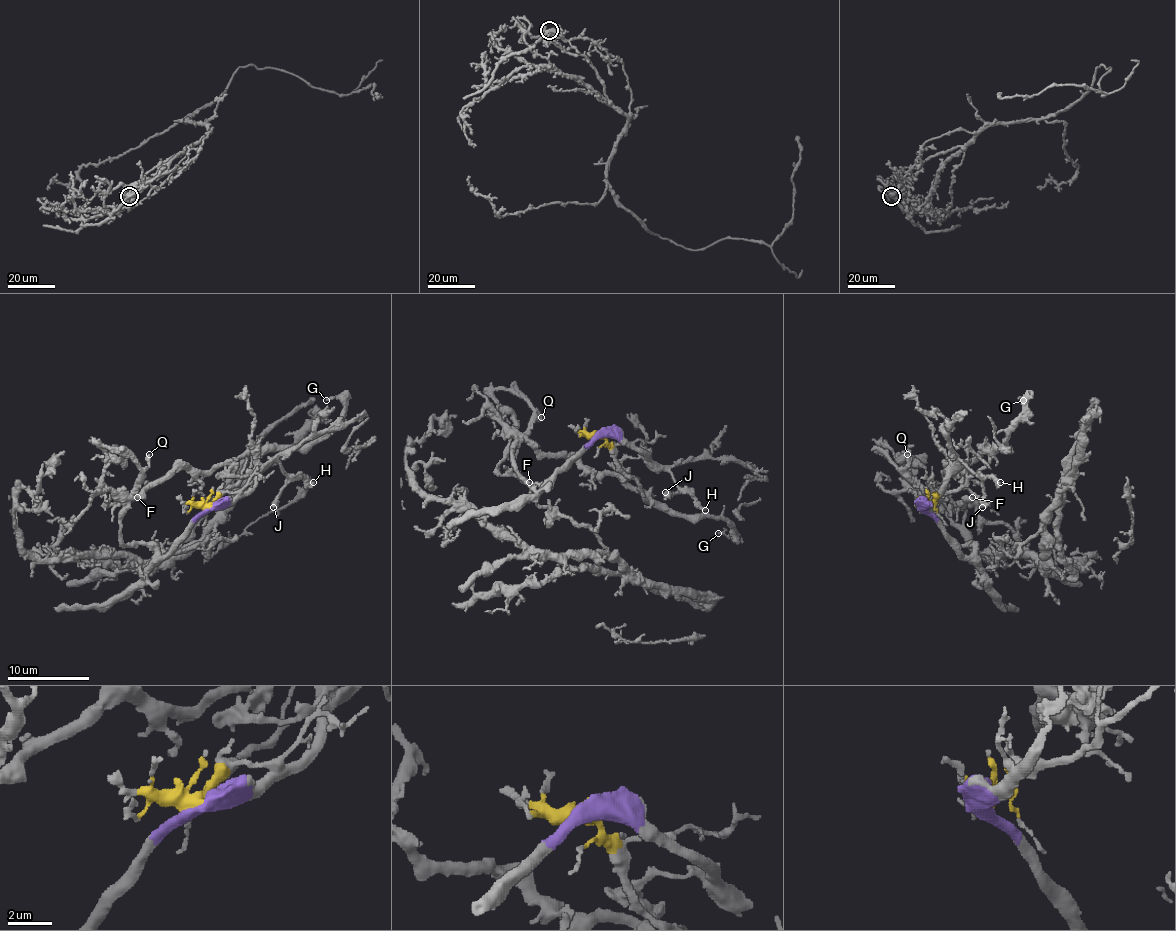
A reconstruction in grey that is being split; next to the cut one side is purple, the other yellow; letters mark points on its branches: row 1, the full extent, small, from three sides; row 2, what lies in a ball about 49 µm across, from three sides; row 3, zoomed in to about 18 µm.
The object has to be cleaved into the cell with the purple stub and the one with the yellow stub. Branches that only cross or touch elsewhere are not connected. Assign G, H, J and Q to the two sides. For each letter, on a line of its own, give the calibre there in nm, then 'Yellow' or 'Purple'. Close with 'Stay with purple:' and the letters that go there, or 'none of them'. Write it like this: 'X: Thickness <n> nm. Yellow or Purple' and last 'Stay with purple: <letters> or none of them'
G: Thickness 130 nm. Yellow
H: Thickness 260 nm. Purple
J: Thickness 550 nm. Purple
Q: Thickness 360 nm. Purple
Stay with purple: H, J, Q

